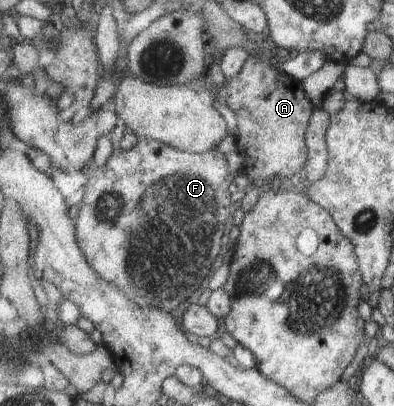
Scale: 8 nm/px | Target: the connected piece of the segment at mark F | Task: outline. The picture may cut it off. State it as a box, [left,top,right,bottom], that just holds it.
[75,137,233,312]

